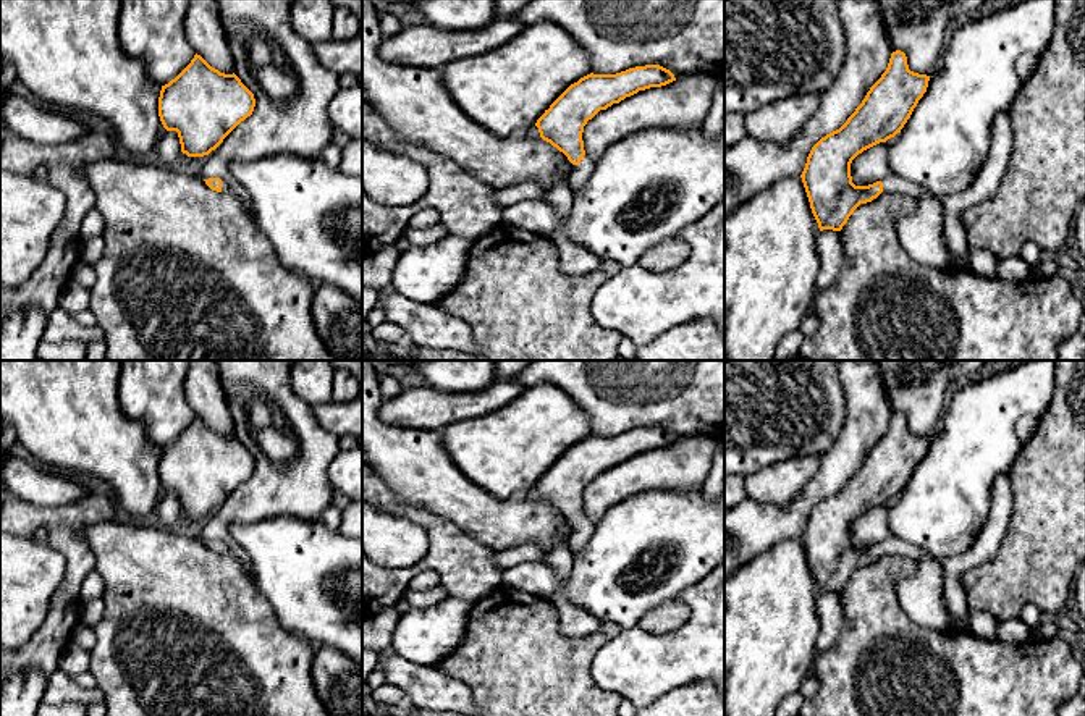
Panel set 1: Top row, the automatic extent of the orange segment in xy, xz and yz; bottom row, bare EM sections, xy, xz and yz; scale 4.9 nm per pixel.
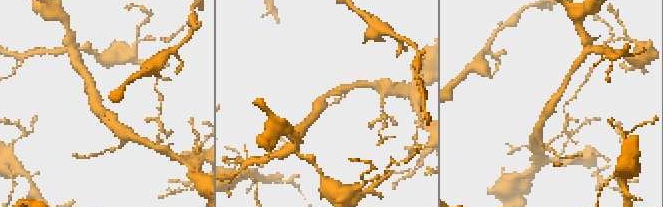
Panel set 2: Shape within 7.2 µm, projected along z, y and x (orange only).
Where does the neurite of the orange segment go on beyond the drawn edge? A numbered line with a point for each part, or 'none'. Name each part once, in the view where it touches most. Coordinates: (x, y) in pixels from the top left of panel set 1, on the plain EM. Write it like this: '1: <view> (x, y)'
1: xz (579, 535)

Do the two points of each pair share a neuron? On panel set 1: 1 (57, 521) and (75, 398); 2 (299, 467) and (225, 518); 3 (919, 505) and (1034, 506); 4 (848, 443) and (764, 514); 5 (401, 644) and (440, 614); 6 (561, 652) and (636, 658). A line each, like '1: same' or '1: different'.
1: different
2: same
3: different
4: same
5: same
6: different

